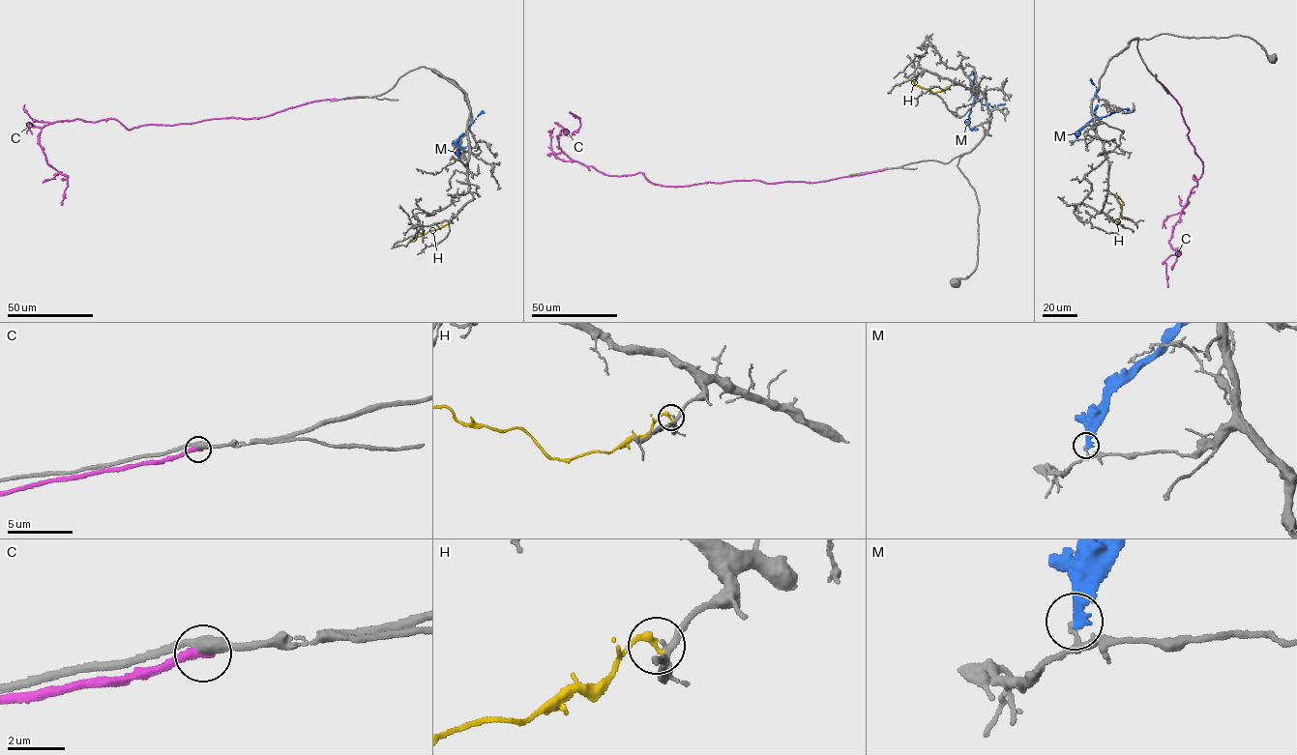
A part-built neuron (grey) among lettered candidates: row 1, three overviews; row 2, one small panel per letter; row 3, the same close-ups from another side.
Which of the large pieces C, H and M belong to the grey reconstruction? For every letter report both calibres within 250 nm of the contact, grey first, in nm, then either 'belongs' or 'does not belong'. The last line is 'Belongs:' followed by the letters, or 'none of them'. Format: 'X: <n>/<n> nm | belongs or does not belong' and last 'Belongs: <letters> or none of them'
C: 400/360 nm | does not belong
H: 180/240 nm | does not belong
M: 130/360 nm | does not belong
Belongs: none of them

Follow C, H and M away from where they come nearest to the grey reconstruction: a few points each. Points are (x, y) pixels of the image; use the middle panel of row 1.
C: (887, 169), (814, 183), (663, 186), (639, 172), (605, 175), (573, 160), (557, 136), (580, 125), (570, 112)
H: (949, 87), (933, 93), (910, 79)
M: (973, 71), (974, 97), (968, 124), (969, 128), (977, 129)

